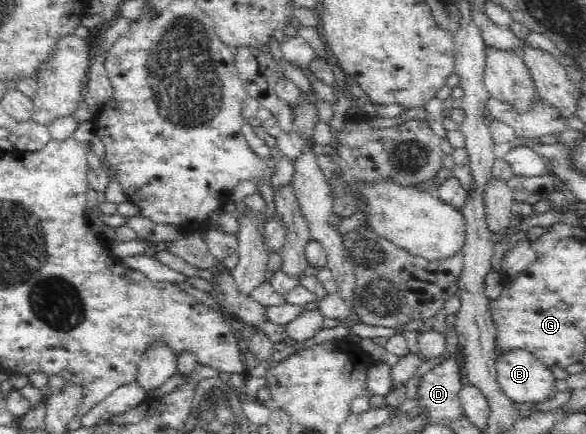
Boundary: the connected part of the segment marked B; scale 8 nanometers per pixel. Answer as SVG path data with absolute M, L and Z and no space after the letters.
M494 348L494 364L499 388L515 404L548 401L556 392L554 387L556 379L552 371L527 350L514 349L501 352Z

